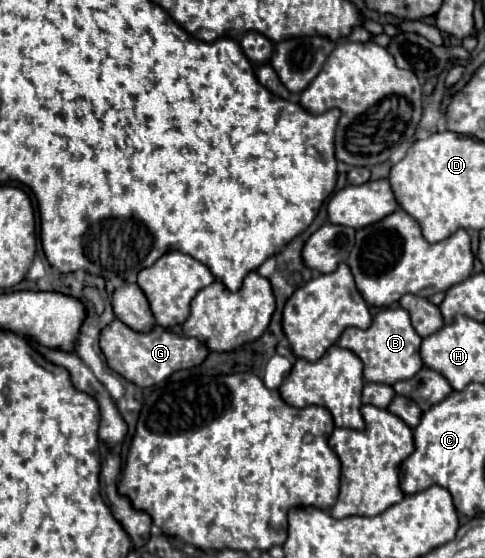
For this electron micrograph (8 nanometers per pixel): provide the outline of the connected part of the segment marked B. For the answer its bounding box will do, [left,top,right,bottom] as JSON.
[337,307,423,385]

